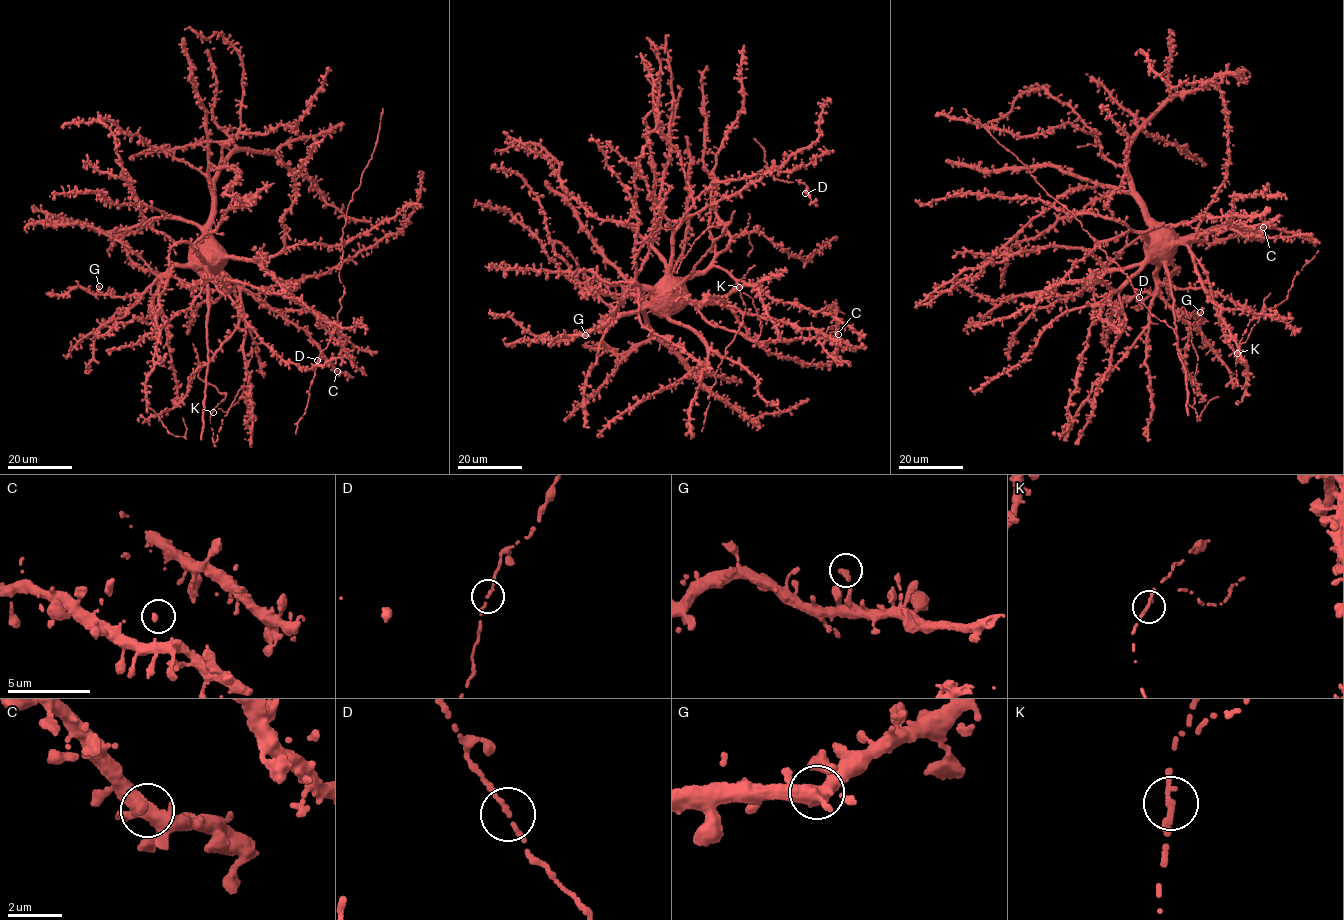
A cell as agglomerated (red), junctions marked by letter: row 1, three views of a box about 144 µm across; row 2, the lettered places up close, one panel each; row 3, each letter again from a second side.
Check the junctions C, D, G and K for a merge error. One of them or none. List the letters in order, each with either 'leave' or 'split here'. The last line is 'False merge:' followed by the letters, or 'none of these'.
C: leave
D: leave
G: leave
K: split here
False merge: K

